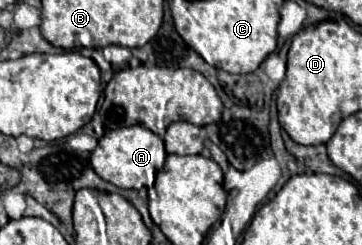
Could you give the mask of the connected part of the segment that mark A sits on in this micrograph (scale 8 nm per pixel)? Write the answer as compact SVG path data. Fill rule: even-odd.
M142 125L106 131L104 137L98 141L98 147L90 155L90 163L94 171L104 181L120 189L151 188L158 171L164 167L164 161L166 161L164 141Z

